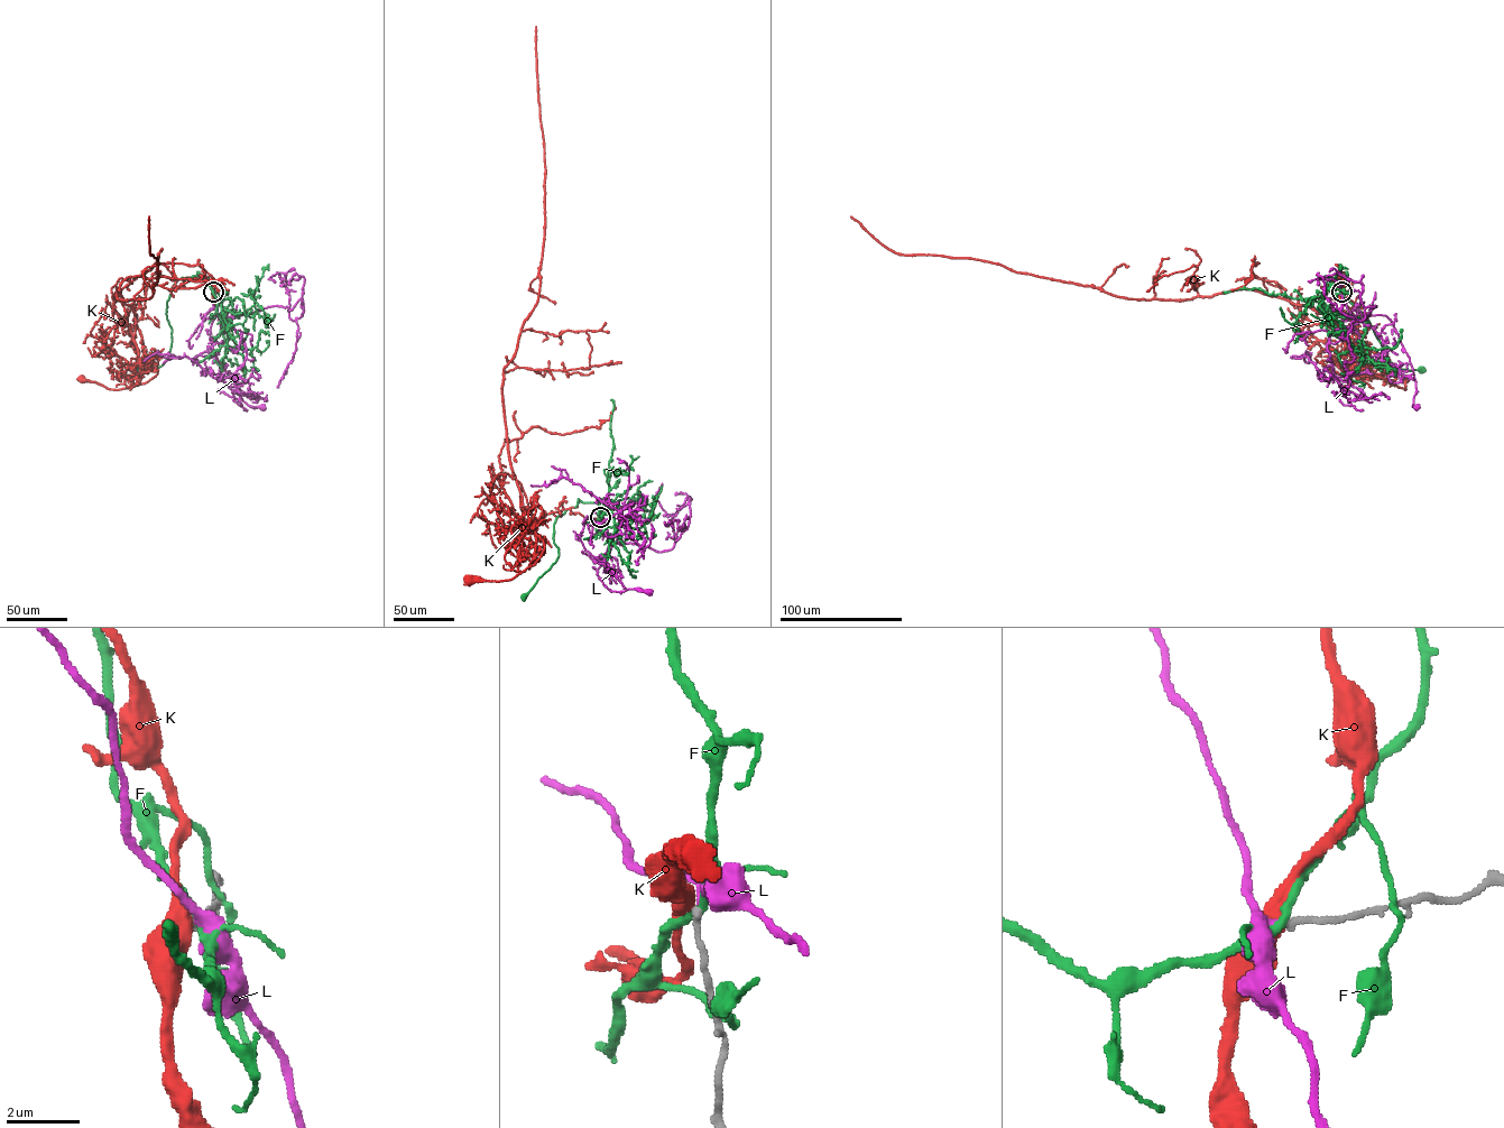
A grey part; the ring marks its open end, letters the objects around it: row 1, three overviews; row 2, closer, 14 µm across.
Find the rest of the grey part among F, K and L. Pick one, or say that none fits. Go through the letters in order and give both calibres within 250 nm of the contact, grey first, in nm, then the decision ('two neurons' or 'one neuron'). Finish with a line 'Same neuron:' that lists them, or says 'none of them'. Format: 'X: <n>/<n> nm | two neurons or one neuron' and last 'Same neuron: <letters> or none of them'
F: 190/220 nm | two neurons
K: 180/480 nm | two neurons
L: 180/280 nm | one neuron
Same neuron: L

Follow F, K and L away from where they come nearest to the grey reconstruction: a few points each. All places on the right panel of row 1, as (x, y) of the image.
F: (1341, 292), (1329, 292), (1327, 276), (1323, 277), (1338, 280), (1341, 295), (1367, 319), (1394, 366), (1420, 369)
K: (1341, 292), (1343, 276), (1334, 279), (1344, 273), (1340, 297), (1357, 326), (1345, 359), (1405, 389), (1404, 379)
L: (1341, 292), (1350, 315), (1361, 321), (1385, 315), (1391, 321), (1412, 368), (1417, 407)

